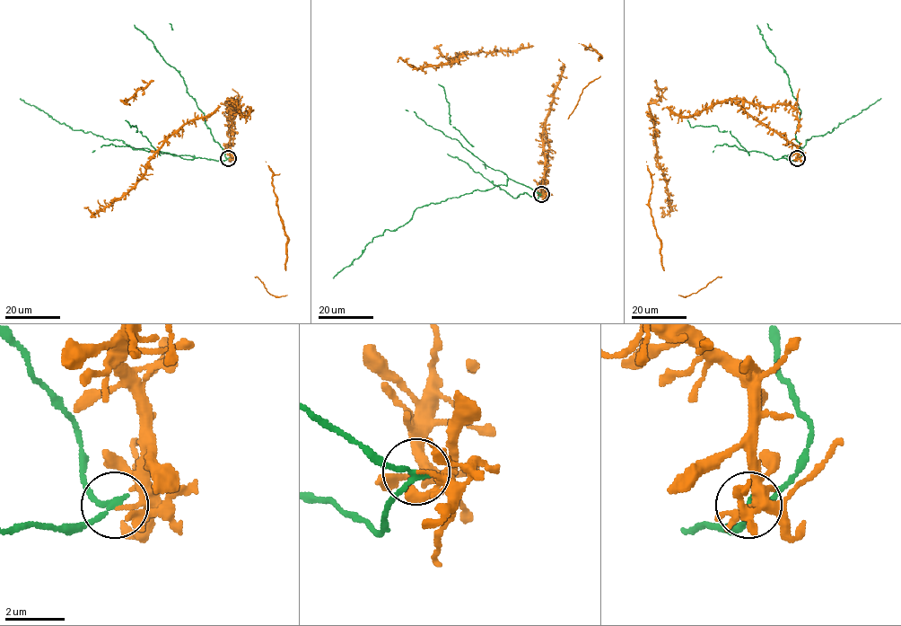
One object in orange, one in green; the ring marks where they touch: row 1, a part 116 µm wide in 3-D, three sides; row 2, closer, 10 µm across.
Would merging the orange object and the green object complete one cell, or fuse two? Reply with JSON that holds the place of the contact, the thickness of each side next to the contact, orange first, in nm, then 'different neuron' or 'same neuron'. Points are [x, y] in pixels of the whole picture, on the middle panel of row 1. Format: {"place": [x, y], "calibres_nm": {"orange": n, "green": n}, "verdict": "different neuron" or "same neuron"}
{"place": [541, 194], "calibres_nm": {"orange": 120, "green": 190}, "verdict": "different neuron"}

